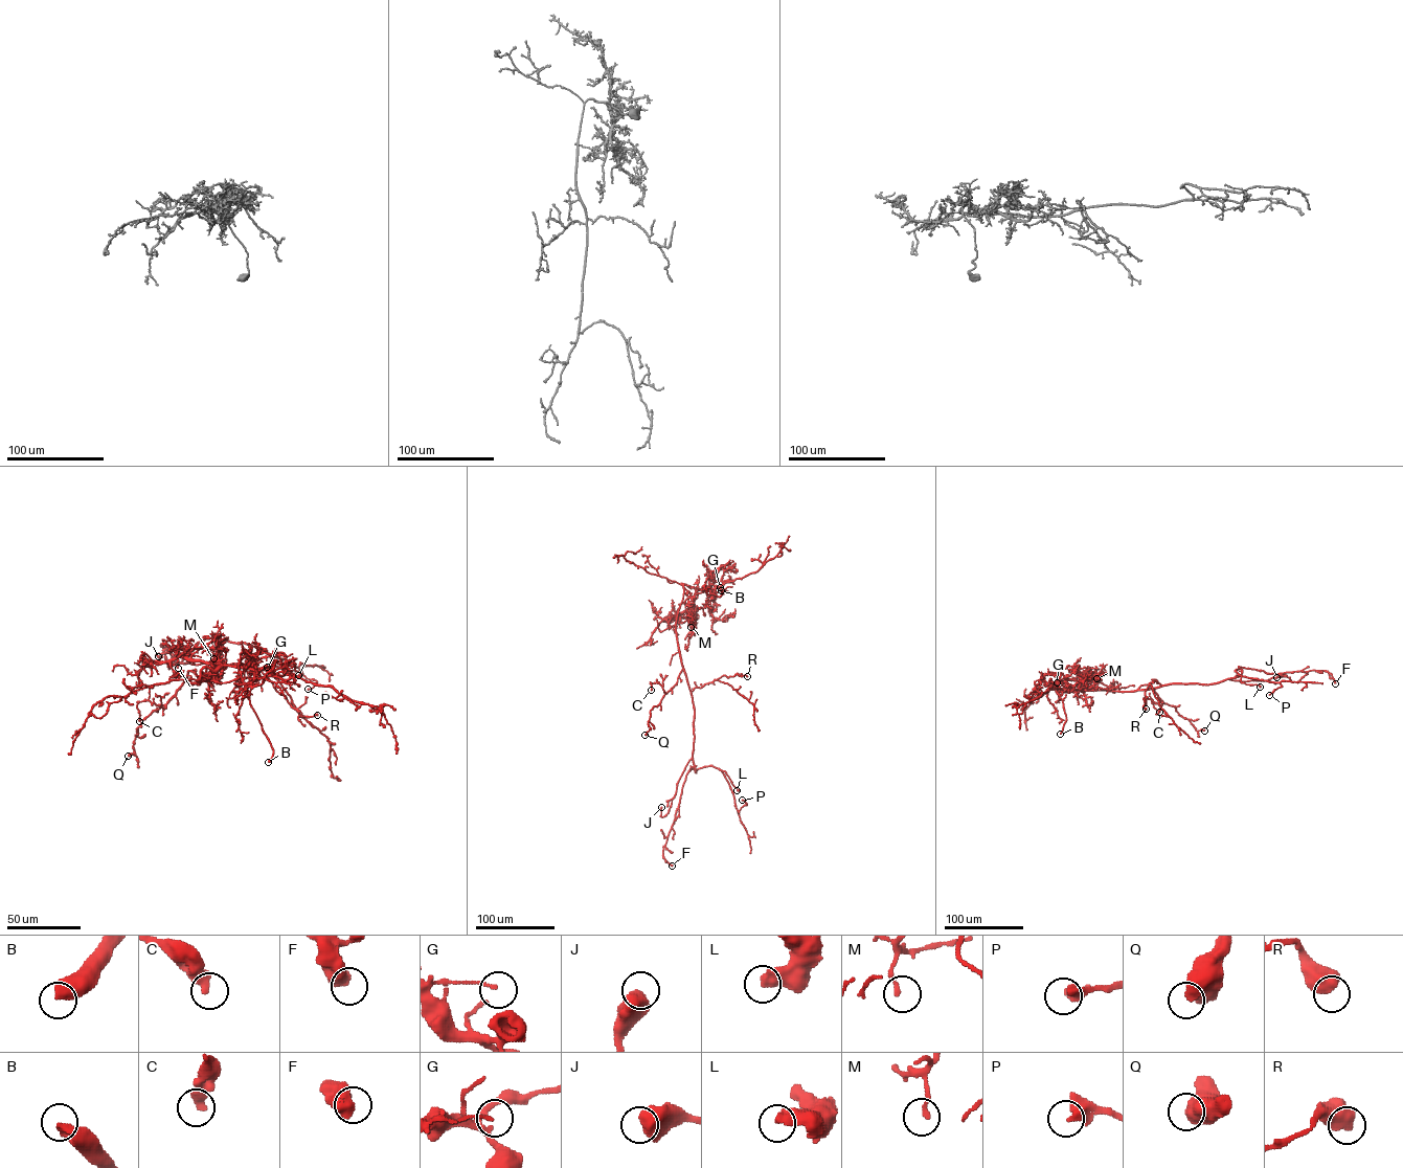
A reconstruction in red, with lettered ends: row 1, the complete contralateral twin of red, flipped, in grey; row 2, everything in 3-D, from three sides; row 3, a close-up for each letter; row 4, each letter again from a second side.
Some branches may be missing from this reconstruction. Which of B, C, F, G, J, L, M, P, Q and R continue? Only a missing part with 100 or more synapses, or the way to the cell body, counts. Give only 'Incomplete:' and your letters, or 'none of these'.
Incomplete: B

